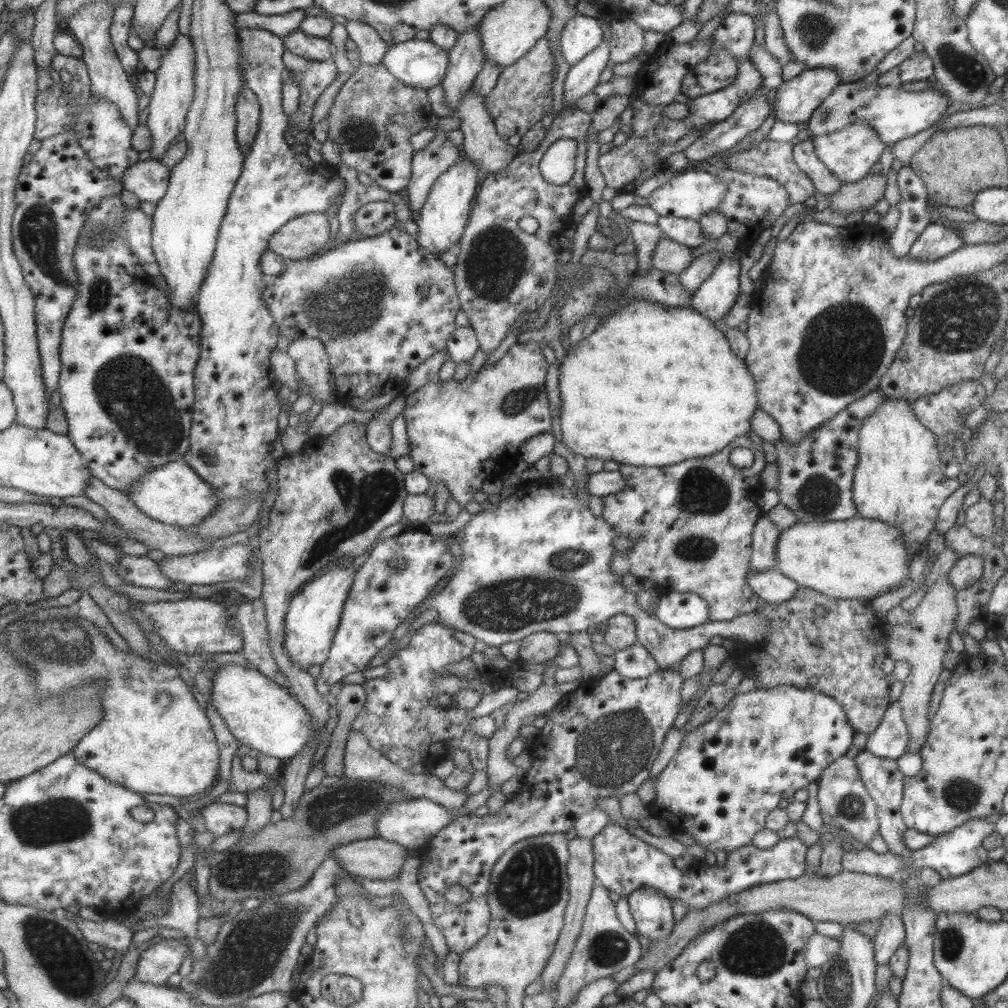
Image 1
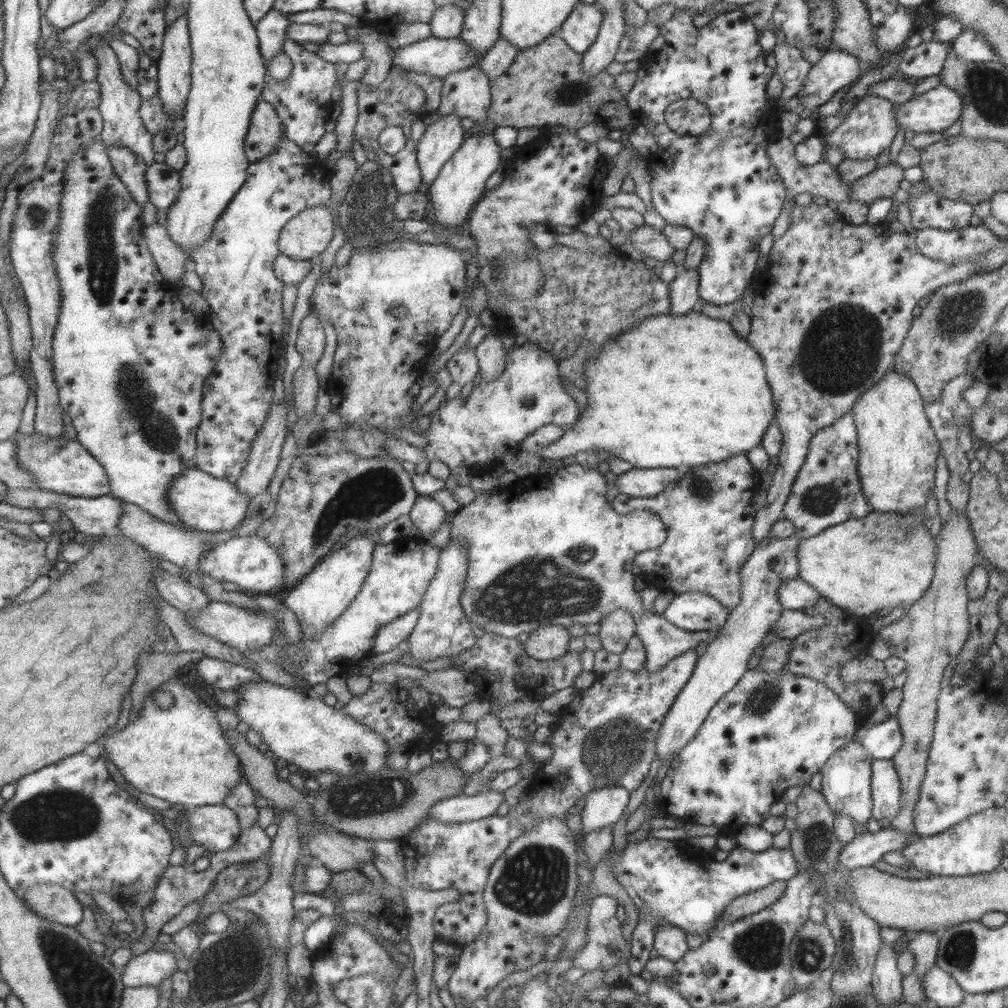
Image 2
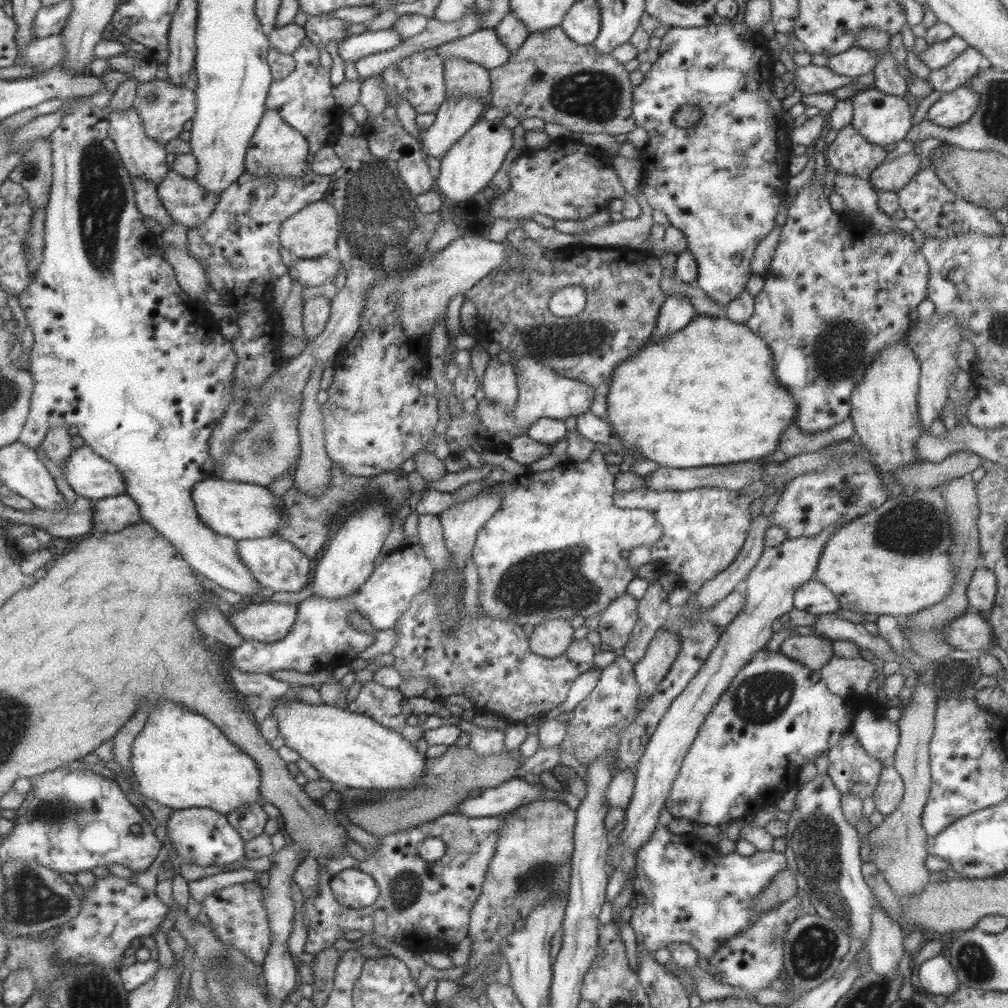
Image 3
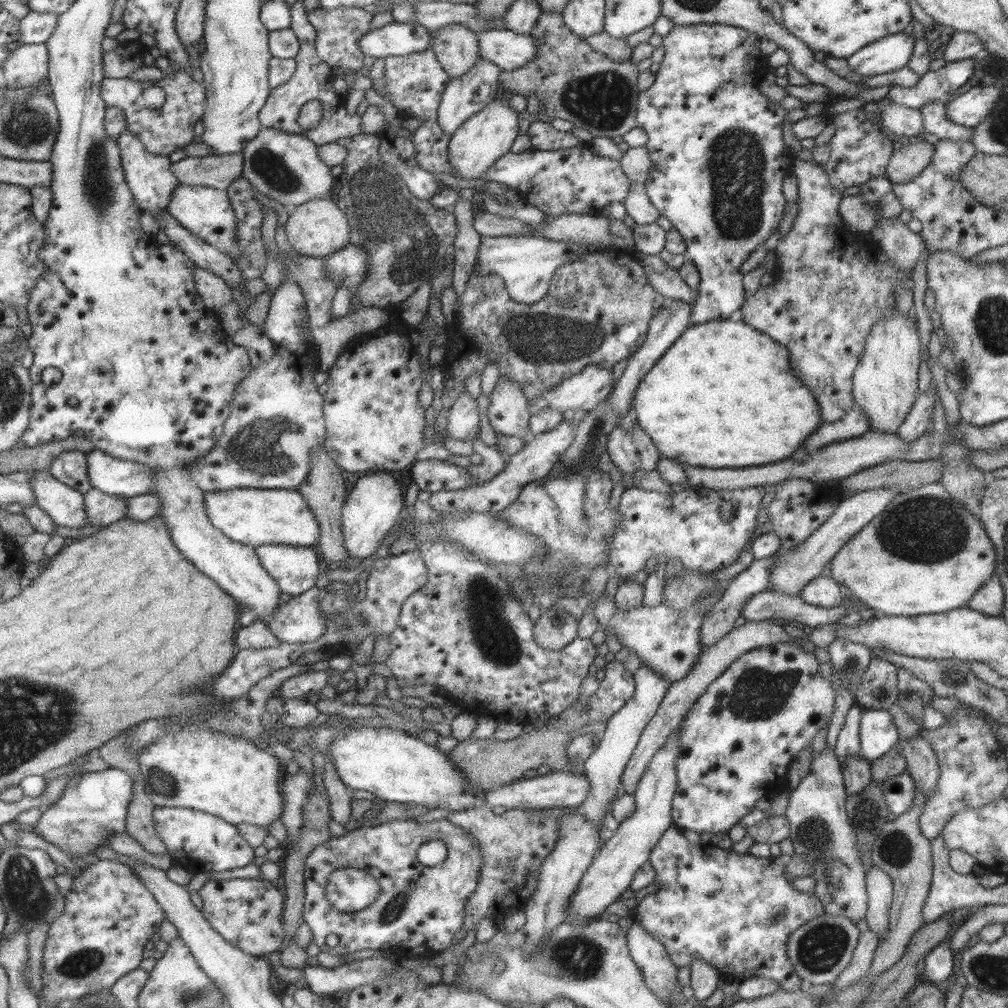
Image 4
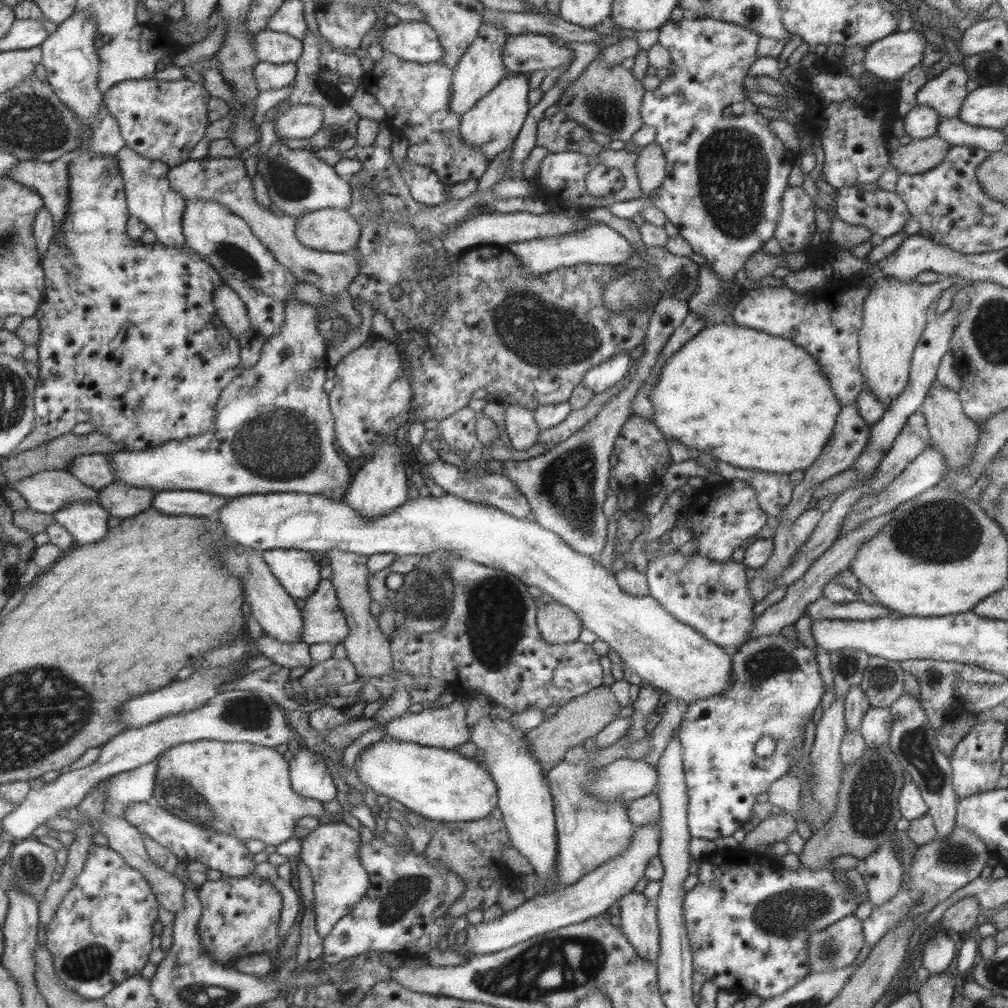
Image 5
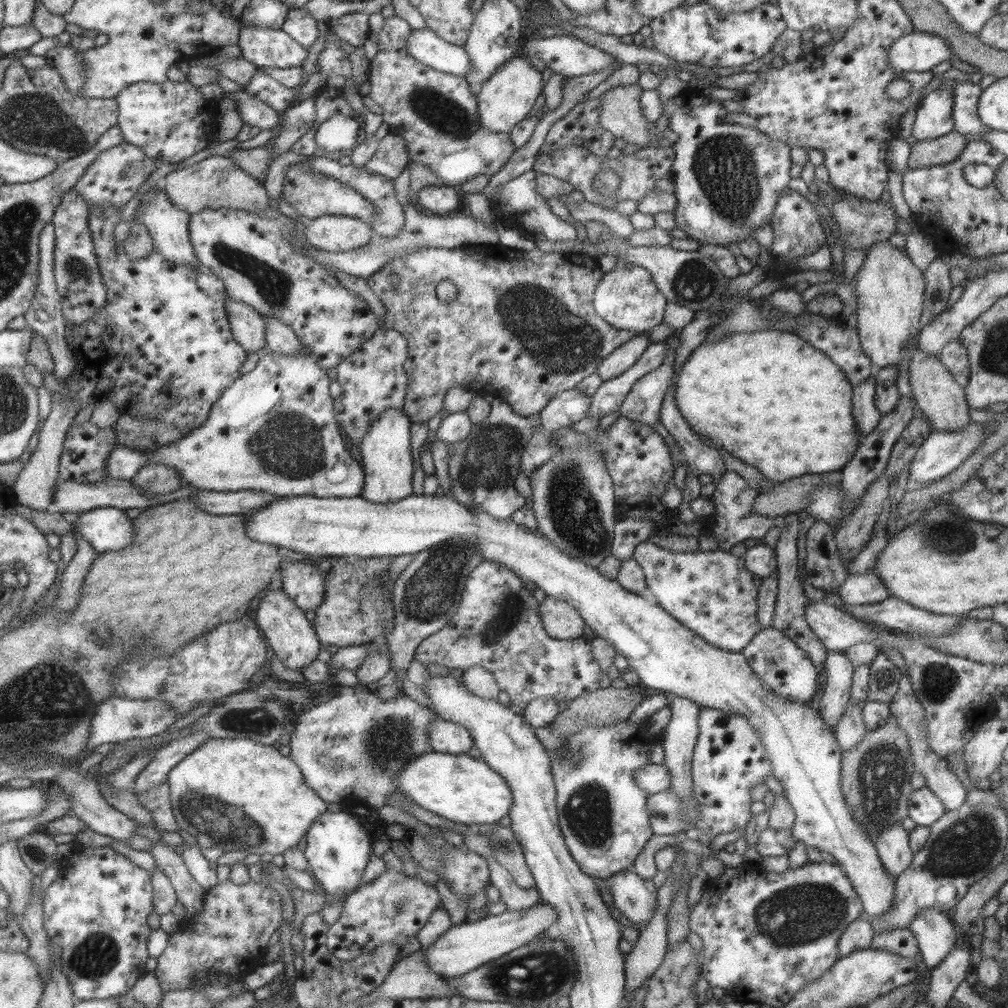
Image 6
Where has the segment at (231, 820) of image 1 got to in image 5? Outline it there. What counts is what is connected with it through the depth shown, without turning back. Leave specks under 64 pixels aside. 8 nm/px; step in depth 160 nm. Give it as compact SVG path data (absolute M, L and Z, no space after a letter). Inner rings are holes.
M150 802L130 804L123 814L123 818L137 830L145 833L149 838L171 851L183 864L199 862L211 870L218 870L221 875L241 878L254 872L256 862L252 853L247 851L245 842L235 835L207 829L198 823L181 820L177 815L166 811L163 807Z

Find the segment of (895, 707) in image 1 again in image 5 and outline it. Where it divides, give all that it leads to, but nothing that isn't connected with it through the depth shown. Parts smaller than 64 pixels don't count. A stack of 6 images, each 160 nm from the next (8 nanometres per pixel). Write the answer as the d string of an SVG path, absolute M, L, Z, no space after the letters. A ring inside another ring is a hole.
M869 708L860 721L860 729L858 733L863 737L865 746L873 748L874 746L881 746L888 742L891 734L891 714L888 708Z

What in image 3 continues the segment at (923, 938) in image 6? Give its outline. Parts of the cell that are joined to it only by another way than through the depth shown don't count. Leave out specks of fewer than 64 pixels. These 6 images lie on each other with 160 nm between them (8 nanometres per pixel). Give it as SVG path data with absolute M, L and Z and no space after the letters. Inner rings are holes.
M939 953L917 967L917 980L924 994L948 997L958 987L958 980L946 957Z

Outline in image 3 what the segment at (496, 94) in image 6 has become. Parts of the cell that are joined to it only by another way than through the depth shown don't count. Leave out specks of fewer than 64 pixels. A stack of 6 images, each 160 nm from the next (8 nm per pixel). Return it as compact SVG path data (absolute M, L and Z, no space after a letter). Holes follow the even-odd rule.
M479 118L439 160L441 164L439 173L435 175L435 192L443 196L449 205L464 204L490 184L510 148L511 129L501 125L498 120Z

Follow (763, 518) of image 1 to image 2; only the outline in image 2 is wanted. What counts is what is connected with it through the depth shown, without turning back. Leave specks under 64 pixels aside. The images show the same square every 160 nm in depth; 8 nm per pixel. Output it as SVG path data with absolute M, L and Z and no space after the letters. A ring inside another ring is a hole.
M770 534L760 538L753 547L751 554L744 560L743 566L740 570L740 601L735 608L732 608L727 615L725 622L720 626L720 631L713 641L706 646L704 654L697 659L693 674L679 695L675 697L675 701L671 704L669 711L661 727L659 727L656 738L656 756L662 763L665 760L671 762L680 751L680 748L691 740L692 736L696 735L697 729L711 711L711 708L725 695L729 690L732 690L735 684L741 679L741 676L747 671L747 662L753 653L754 649L761 643L761 640L767 636L770 626L777 620L777 616L783 610L778 603L777 586L782 580L797 578L798 573L795 549L798 545L798 540L793 536L779 538L771 536Z

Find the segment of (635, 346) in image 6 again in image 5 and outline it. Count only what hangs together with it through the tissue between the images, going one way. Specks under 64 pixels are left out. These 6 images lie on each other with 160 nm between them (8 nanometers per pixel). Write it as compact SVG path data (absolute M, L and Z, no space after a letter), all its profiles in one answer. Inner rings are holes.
M629 351L620 352L609 360L603 361L597 366L588 368L583 378L578 382L581 386L586 386L591 394L601 394L613 388L628 372Z

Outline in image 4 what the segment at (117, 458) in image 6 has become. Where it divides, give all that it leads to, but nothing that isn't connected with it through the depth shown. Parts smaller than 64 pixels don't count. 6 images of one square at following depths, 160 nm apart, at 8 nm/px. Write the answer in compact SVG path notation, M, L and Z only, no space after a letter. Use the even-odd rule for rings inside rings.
M76 450L59 452L48 466L49 474L59 482L86 493L90 488L86 477L86 453Z

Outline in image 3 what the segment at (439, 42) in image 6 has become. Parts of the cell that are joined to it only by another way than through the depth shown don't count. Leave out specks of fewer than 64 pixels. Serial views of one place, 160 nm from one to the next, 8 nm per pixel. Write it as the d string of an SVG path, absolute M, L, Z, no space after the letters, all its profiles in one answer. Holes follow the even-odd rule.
M392 28L363 31L345 37L337 44L337 54L338 58L341 58L344 62L354 62L368 54L389 50L401 41L404 40L400 40L397 31Z

